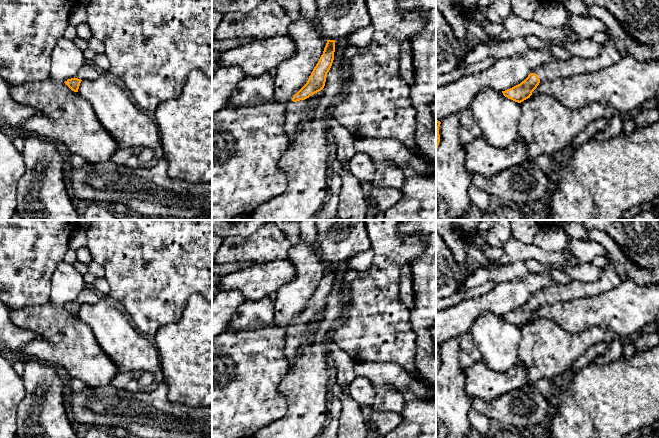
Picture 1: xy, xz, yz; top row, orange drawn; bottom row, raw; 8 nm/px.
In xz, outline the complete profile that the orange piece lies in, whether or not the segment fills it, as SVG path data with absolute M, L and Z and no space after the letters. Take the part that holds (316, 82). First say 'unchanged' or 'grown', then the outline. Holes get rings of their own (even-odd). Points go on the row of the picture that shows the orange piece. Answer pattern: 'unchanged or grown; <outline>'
grown; M327 40L323 54L307 83L293 96L292 102L287 107L285 129L290 143L295 140L297 129L303 123L304 117L314 113L313 104L306 99L324 88L327 73L334 60L335 42Z

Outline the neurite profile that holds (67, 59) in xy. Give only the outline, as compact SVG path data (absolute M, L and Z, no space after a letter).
M61 37L53 48L50 78L53 81L65 82L76 77L85 63L83 51L73 41Z

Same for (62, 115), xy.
M49 78L18 86L10 85L10 93L16 102L29 106L36 112L29 121L17 128L21 133L52 140L70 155L79 155L88 163L108 161L119 148L117 142L101 125L91 104L64 82Z

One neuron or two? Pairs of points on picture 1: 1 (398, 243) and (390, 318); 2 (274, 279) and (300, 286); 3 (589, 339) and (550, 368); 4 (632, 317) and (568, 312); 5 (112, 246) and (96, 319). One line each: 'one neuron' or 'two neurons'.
1: one neuron
2: two neurons
3: one neuron
4: one neuron
5: two neurons

